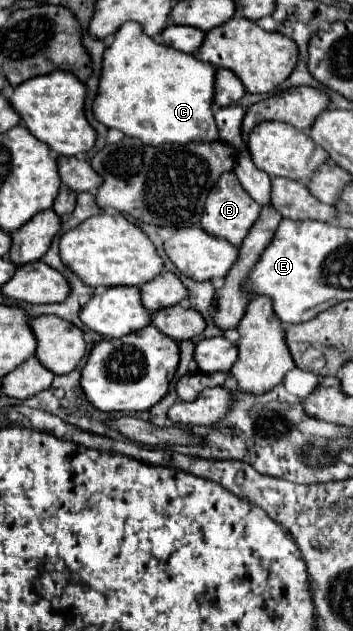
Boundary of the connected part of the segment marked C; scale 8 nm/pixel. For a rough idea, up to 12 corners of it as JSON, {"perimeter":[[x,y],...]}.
{"perimeter":[[125,22],[93,112],[149,146],[213,142],[215,66]]}

